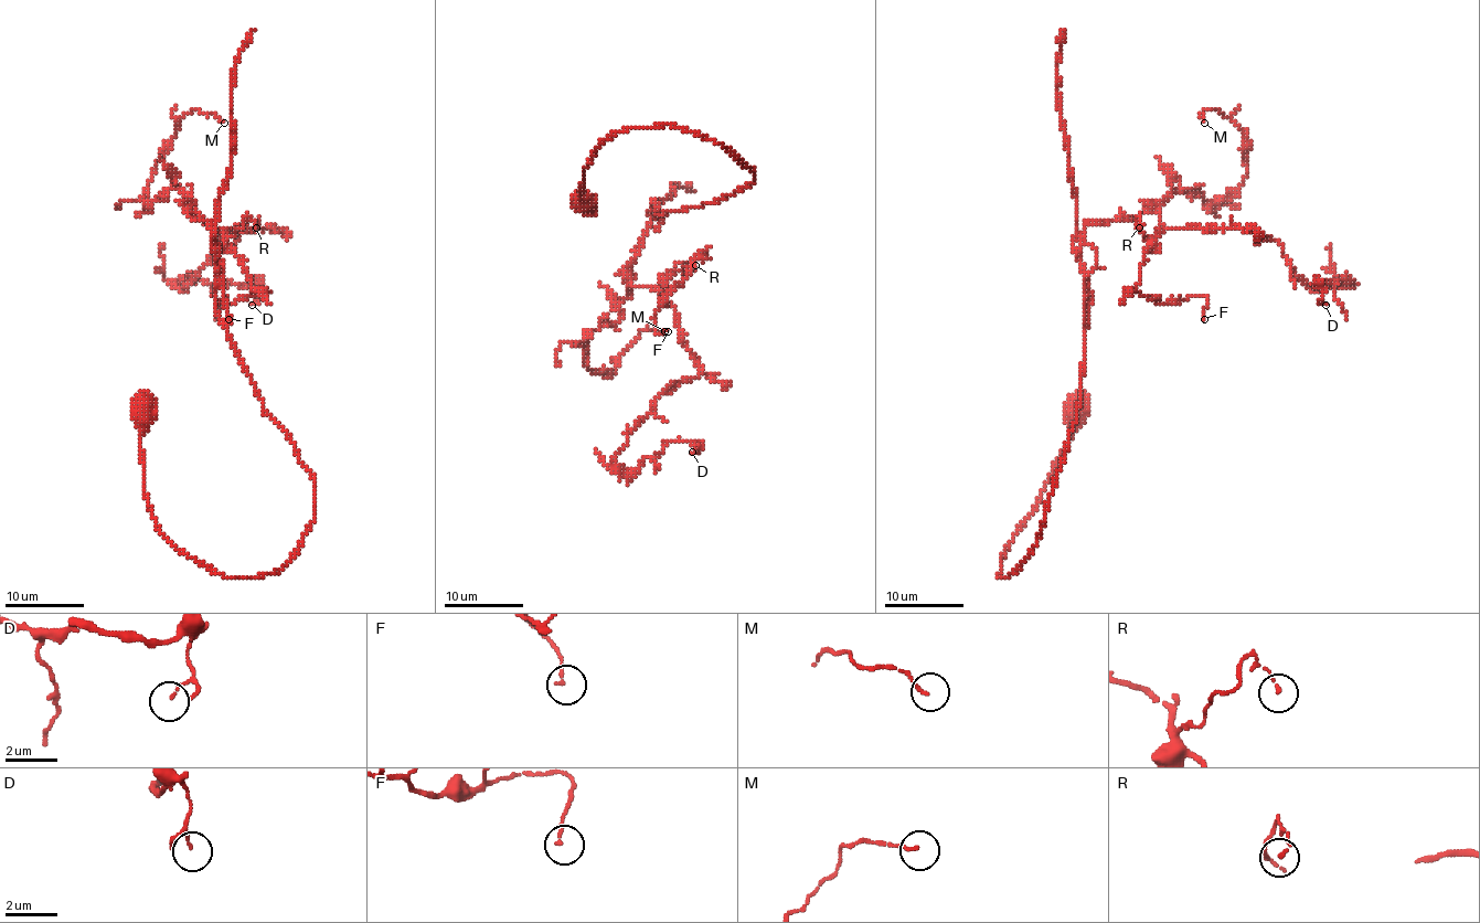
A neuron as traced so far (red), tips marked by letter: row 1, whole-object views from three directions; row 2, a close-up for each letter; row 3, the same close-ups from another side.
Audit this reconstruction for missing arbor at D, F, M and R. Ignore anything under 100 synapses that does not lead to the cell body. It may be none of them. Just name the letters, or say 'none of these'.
none of these

